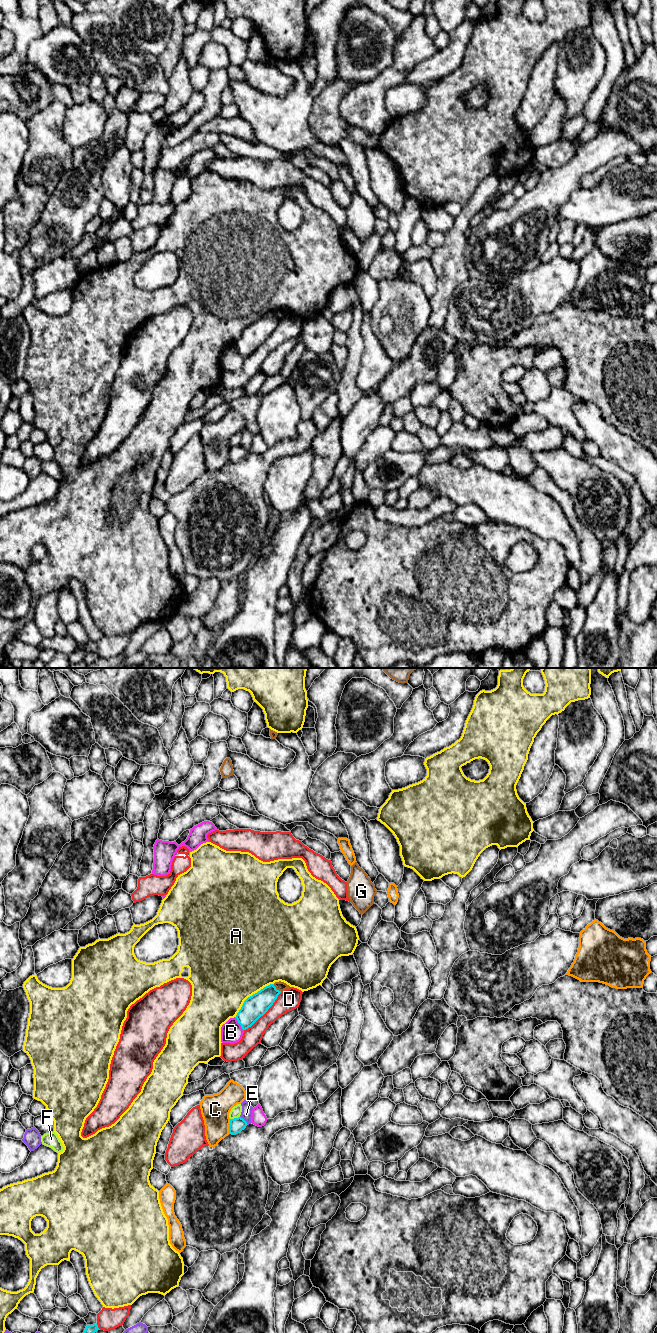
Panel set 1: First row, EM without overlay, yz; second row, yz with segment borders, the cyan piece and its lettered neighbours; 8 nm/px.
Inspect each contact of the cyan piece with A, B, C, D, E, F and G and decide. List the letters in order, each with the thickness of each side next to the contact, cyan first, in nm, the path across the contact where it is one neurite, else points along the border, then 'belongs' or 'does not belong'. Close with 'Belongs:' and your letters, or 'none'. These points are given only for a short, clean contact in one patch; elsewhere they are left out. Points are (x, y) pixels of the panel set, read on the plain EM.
A: calibres 190 and 500 nm; does not belong
B: calibres 190 and 180 nm; does not belong
C: calibres 120 and 240 nm; does not belong
D: calibres 190 and 170 nm; does not belong
E: calibres 120 and 90 nm; does not belong
F: calibres 120 and 90 nm; does not belong
G: calibres 190 and 80 nm; border yz (273, 312), (281, 319); does not belong
Belongs: none

